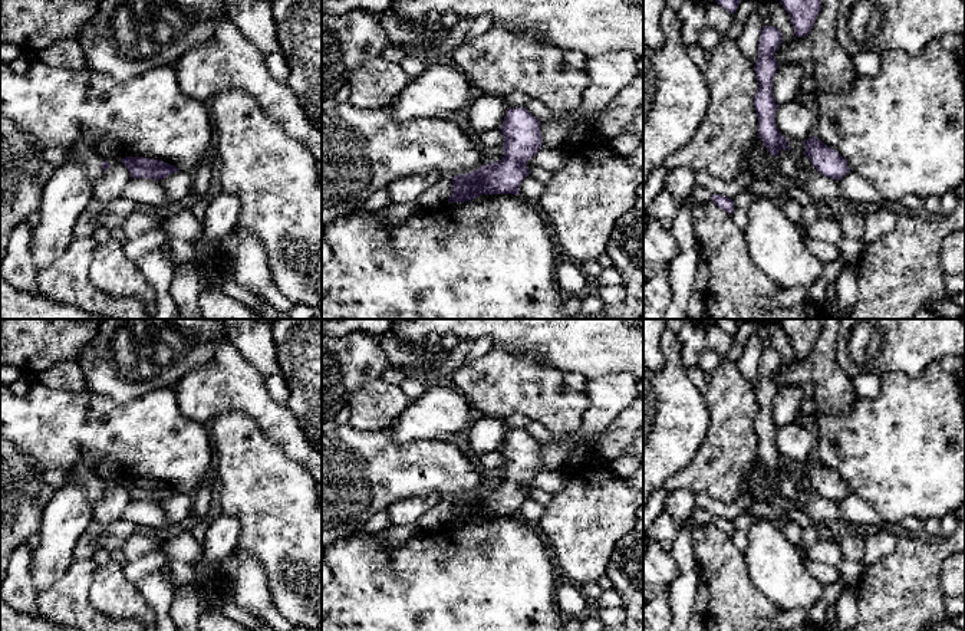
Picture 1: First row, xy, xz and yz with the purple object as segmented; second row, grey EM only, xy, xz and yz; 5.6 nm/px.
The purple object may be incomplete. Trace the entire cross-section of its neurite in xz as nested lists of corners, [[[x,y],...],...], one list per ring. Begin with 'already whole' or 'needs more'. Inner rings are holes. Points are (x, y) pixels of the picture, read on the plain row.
already whole; [[[520,428],[507,431],[500,451],[504,457],[504,479],[452,499],[448,525],[462,525],[482,516],[518,517],[521,503],[530,496],[526,487],[543,469],[540,444]]]

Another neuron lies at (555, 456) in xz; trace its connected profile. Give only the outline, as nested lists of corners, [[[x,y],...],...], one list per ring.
[[[606,431],[595,434],[590,438],[580,438],[576,433],[561,436],[550,444],[540,444],[543,461],[541,471],[560,471],[564,467],[572,467],[570,457],[576,446],[582,446],[589,451],[590,460],[596,460],[597,444],[605,438]]]

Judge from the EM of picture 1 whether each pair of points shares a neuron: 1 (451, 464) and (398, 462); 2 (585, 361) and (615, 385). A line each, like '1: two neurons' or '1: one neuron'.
1: one neuron
2: two neurons

